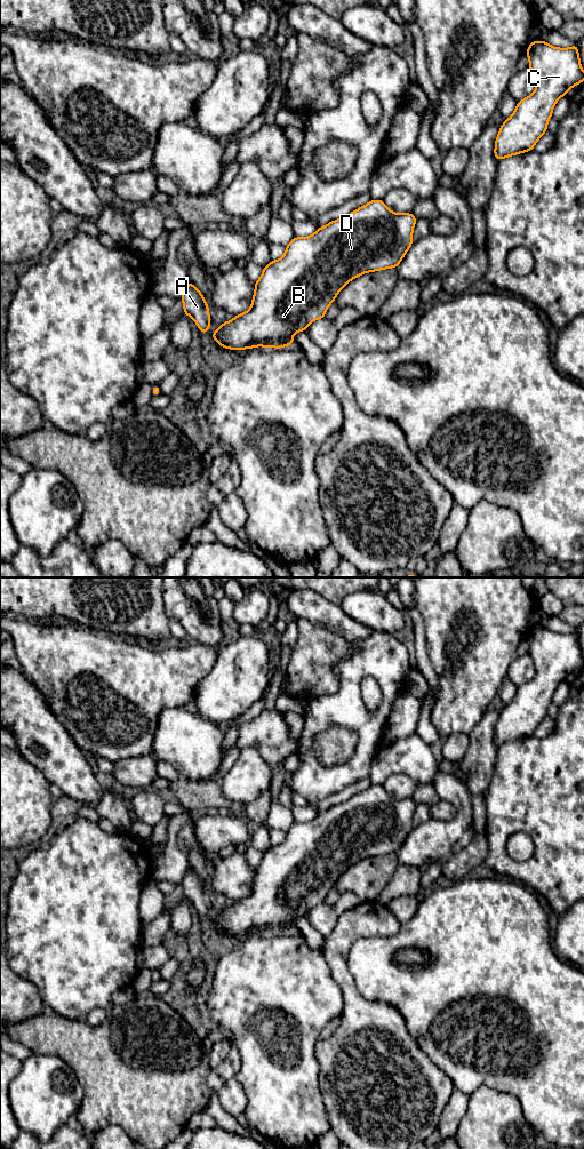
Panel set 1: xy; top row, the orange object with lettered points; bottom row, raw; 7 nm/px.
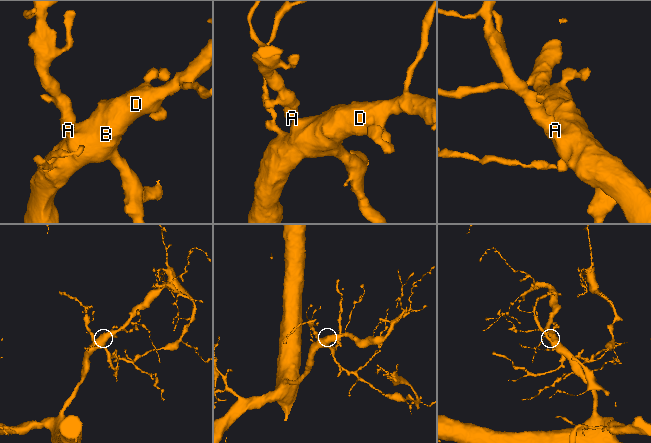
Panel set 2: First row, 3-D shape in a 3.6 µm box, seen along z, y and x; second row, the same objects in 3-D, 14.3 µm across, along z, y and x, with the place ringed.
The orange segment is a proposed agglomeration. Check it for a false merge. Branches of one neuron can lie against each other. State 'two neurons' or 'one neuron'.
one neuron

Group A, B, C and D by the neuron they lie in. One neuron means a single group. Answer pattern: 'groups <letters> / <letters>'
groups A B C D

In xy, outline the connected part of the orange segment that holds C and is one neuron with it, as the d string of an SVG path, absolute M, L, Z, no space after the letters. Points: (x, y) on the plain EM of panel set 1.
M533 627L526 639L536 673L530 681L518 686L513 700L499 712L494 735L499 747L533 736L547 716L558 685L584 667L576 629L570 633L558 633L546 627Z

